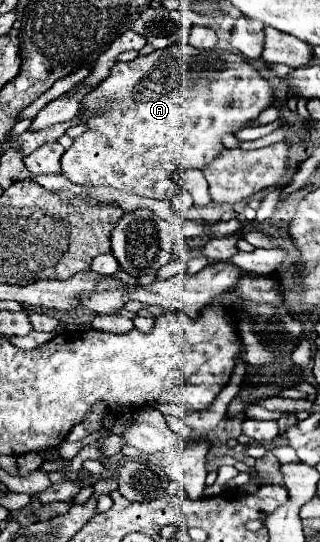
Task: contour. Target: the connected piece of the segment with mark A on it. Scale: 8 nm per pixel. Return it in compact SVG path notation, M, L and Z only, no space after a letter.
M169 46L167 50L155 50L153 54L149 56L137 56L133 62L119 62L111 68L111 74L107 80L103 80L97 90L93 90L91 94L87 94L83 98L81 104L87 104L95 110L101 110L99 116L93 116L87 124L89 124L89 130L85 134L81 134L79 138L75 138L73 146L63 154L61 158L61 168L63 168L63 176L67 174L67 178L75 184L85 184L85 186L111 186L111 188L119 188L119 190L125 190L129 194L137 194L137 196L143 196L143 198L157 198L157 200L171 200L179 188L175 186L173 182L173 174L177 170L199 169L203 166L207 166L213 158L217 158L219 152L223 152L223 144L221 144L221 136L223 134L235 134L243 128L245 122L257 118L265 108L269 108L273 104L273 90L269 86L267 80L263 80L249 64L247 60L243 60L241 56L235 56L231 52L197 52L197 54L177 54L175 48L179 46Z

